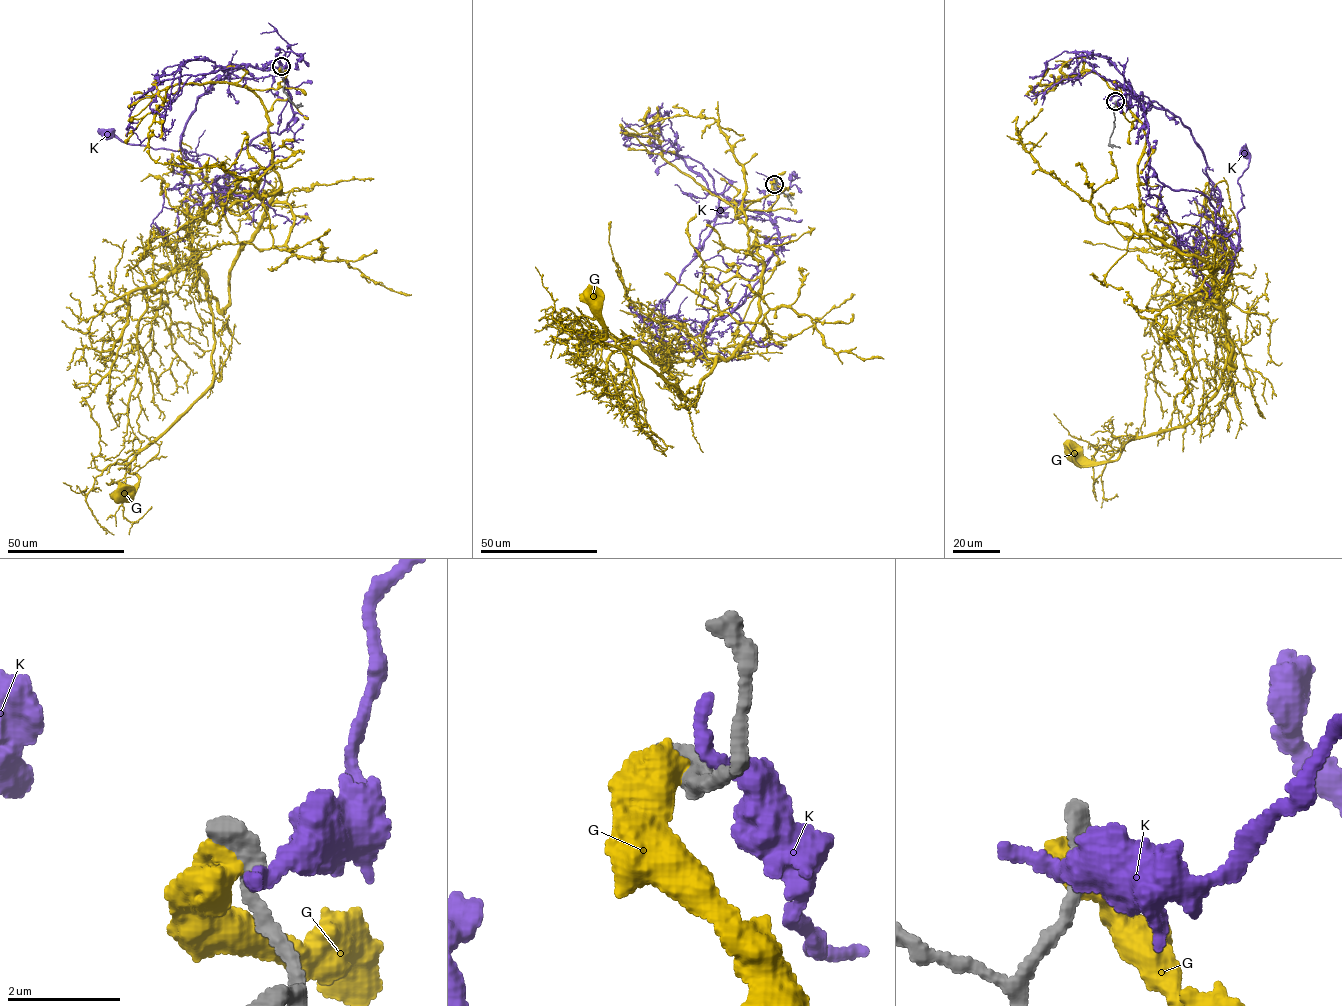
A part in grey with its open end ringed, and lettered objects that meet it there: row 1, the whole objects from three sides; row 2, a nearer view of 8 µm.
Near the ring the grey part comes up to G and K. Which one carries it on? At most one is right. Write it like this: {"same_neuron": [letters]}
{"same_neuron": []}

